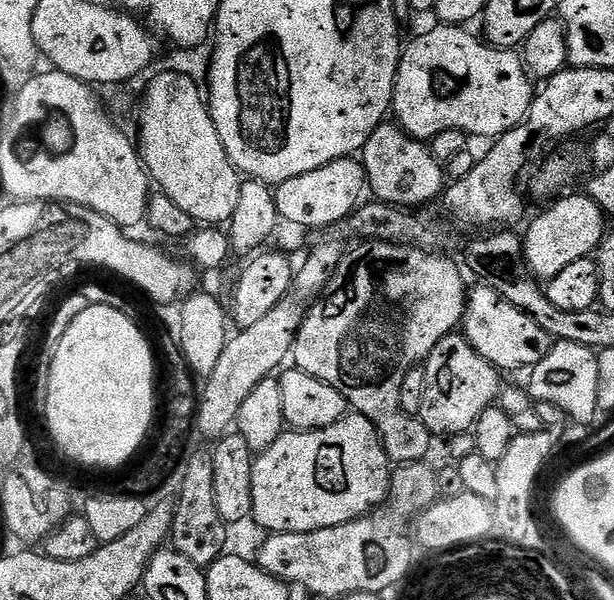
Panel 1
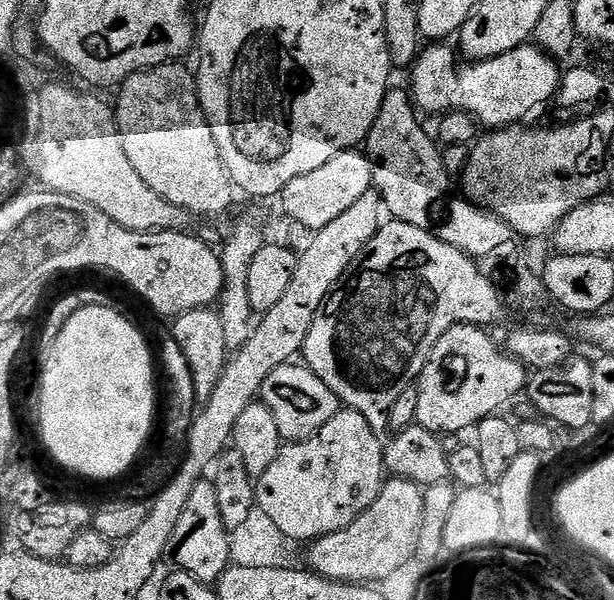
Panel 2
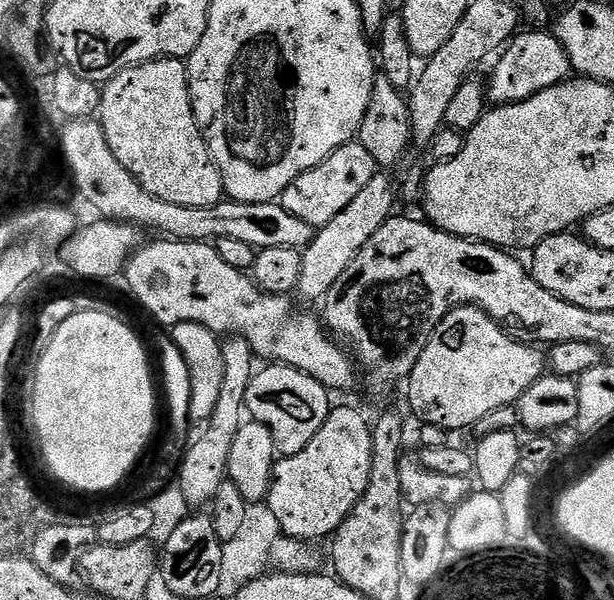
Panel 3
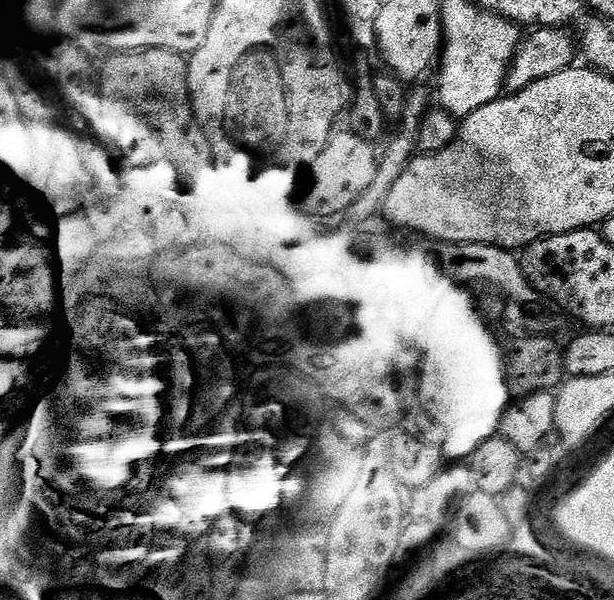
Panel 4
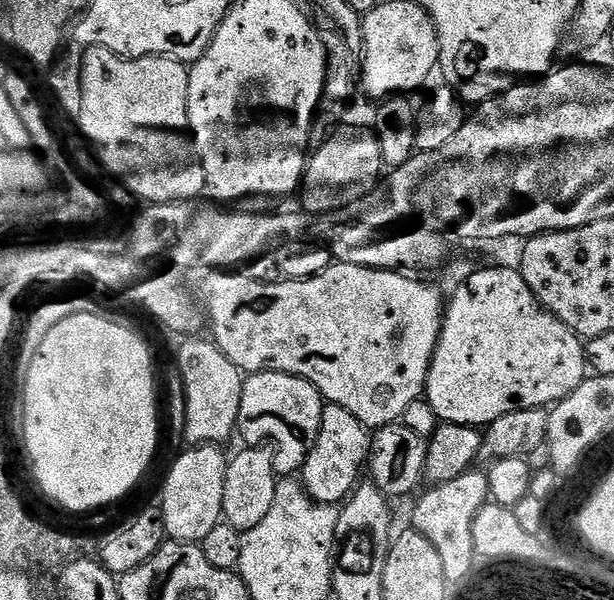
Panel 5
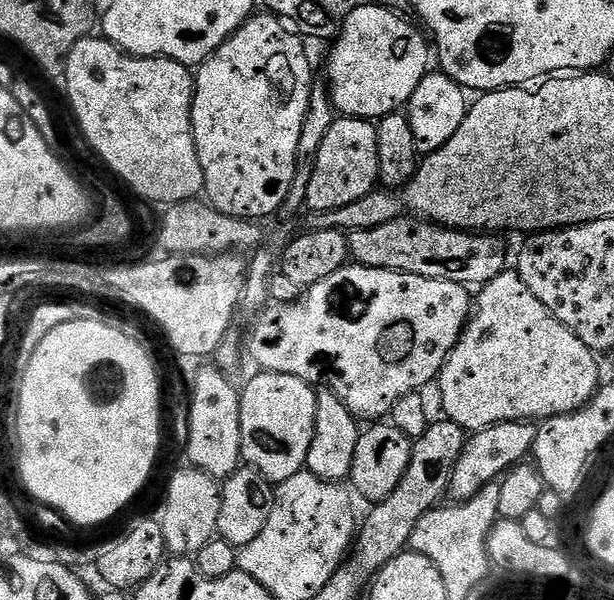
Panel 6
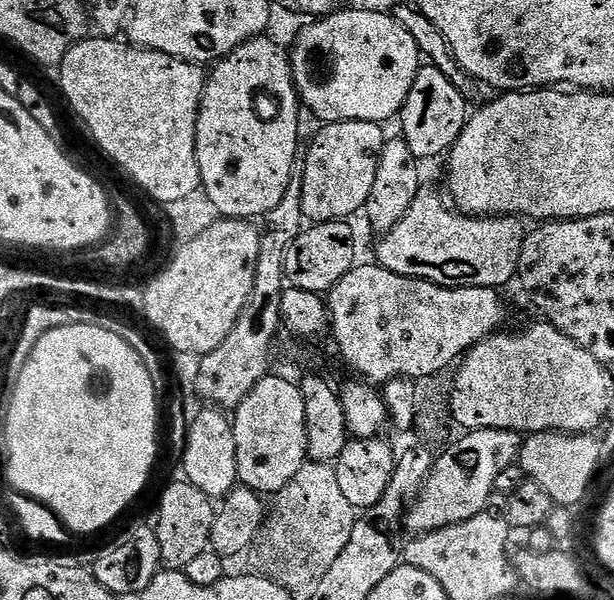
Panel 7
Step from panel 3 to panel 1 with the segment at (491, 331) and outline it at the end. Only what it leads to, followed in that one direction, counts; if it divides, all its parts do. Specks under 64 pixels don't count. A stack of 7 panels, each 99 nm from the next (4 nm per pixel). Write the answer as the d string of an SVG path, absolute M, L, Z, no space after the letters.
M453 334L442 338L428 355L423 365L426 374L426 395L422 398L422 410L418 419L432 431L433 437L471 433L476 427L482 410L497 403L502 389L502 373L495 368L463 335Z

